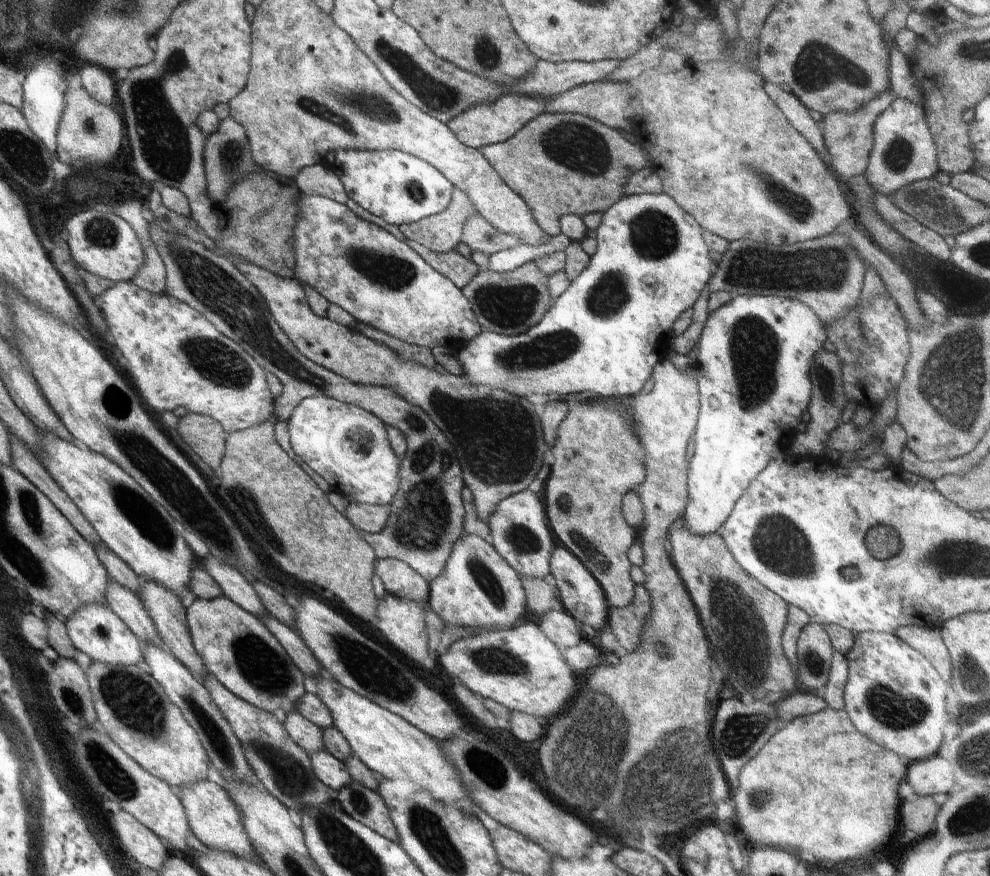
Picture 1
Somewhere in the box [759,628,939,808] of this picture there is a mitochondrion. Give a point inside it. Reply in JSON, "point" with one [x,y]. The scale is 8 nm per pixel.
{"point":[893,711]}

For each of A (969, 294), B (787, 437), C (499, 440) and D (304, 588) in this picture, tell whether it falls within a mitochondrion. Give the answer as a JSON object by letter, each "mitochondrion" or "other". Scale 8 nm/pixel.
{"A":"mitochondrion","B":"other","C":"mitochondrion","D":"other"}

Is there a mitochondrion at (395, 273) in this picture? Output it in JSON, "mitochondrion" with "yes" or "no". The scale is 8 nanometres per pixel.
{"mitochondrion":"yes"}

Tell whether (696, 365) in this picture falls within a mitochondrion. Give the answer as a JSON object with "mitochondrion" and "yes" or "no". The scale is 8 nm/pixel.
{"mitochondrion":"no"}

